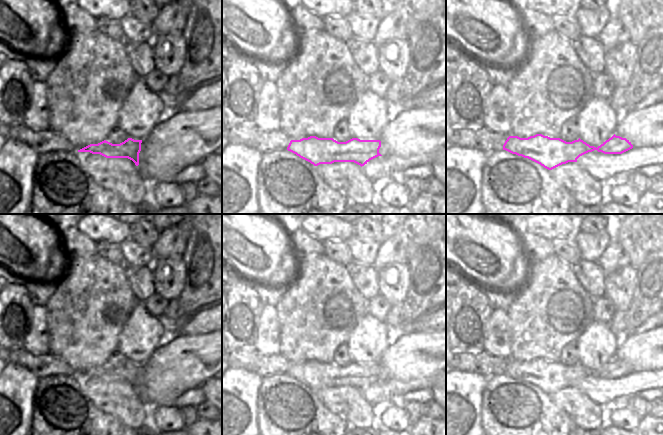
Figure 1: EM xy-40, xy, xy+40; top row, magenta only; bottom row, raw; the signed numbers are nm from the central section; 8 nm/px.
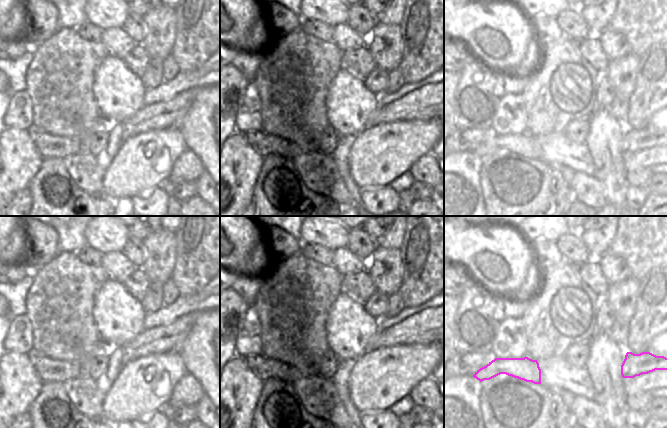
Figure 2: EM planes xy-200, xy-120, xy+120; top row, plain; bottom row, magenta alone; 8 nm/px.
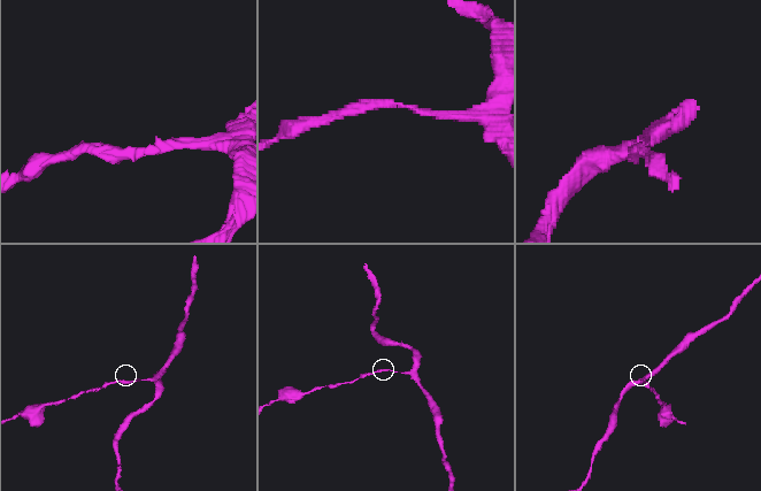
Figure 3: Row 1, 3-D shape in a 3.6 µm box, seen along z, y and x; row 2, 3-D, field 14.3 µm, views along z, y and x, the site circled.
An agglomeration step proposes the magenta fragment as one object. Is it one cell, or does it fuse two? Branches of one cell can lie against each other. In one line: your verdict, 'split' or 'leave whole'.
leave whole

